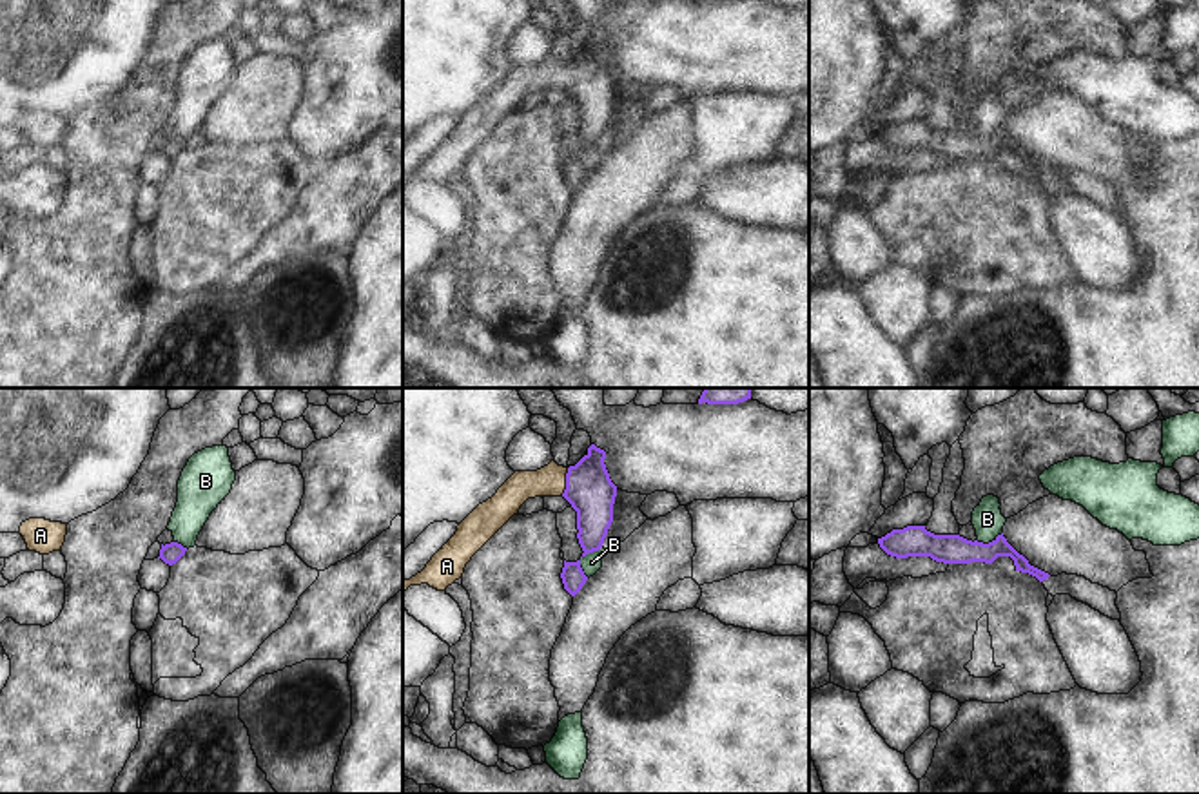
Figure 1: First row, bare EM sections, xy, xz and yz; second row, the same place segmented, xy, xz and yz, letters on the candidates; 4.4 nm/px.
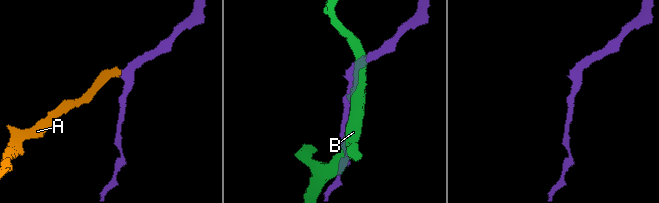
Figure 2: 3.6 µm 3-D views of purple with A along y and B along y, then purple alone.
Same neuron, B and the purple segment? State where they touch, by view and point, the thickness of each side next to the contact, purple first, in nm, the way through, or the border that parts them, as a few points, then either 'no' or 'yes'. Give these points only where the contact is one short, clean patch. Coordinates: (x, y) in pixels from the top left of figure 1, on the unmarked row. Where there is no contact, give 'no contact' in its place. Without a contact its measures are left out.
xz (581, 151) | 180/90 nm | along xz (601, 140), (581, 153), (581, 164), (586, 171) | no

